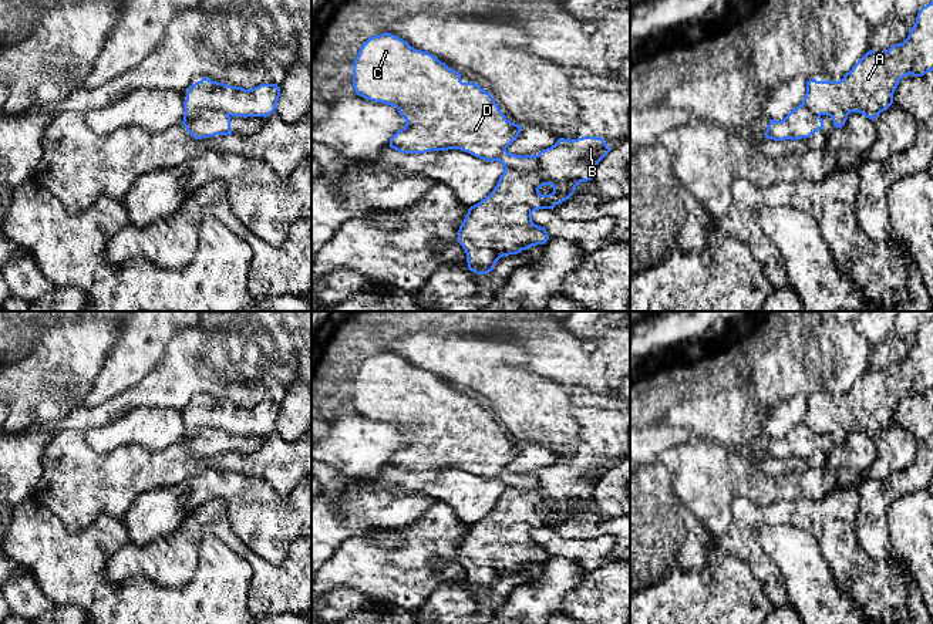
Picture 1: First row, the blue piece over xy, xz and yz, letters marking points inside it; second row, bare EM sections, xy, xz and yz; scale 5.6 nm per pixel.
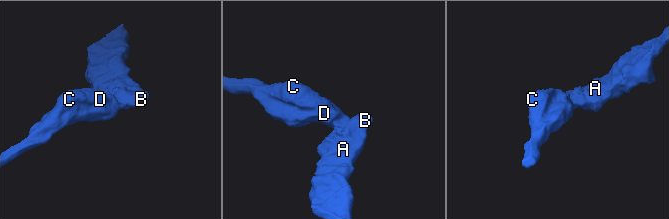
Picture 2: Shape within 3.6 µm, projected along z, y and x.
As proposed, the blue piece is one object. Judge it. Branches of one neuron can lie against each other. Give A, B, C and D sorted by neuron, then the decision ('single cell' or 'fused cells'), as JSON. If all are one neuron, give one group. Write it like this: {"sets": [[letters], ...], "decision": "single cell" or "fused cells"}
{"sets": [["A", "B"], ["C", "D"]], "decision": "fused cells"}

